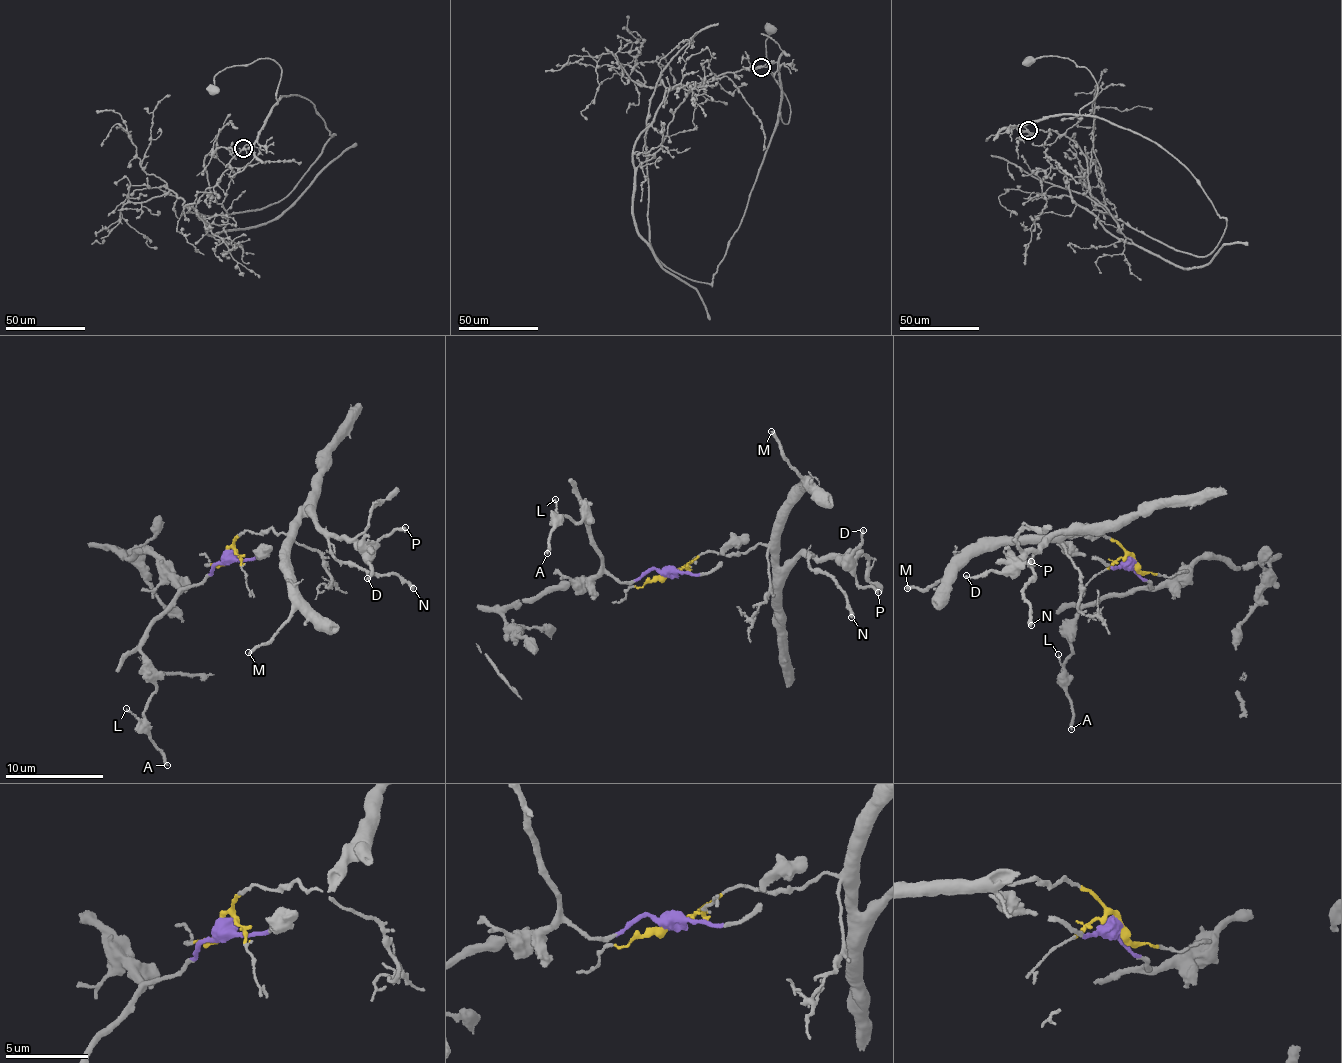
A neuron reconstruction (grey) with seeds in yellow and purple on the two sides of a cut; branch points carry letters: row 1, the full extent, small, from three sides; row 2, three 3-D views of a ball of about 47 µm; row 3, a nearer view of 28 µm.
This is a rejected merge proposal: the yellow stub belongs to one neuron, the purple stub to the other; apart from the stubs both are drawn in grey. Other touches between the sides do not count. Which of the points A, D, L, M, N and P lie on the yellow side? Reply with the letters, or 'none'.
D, M, N, P

